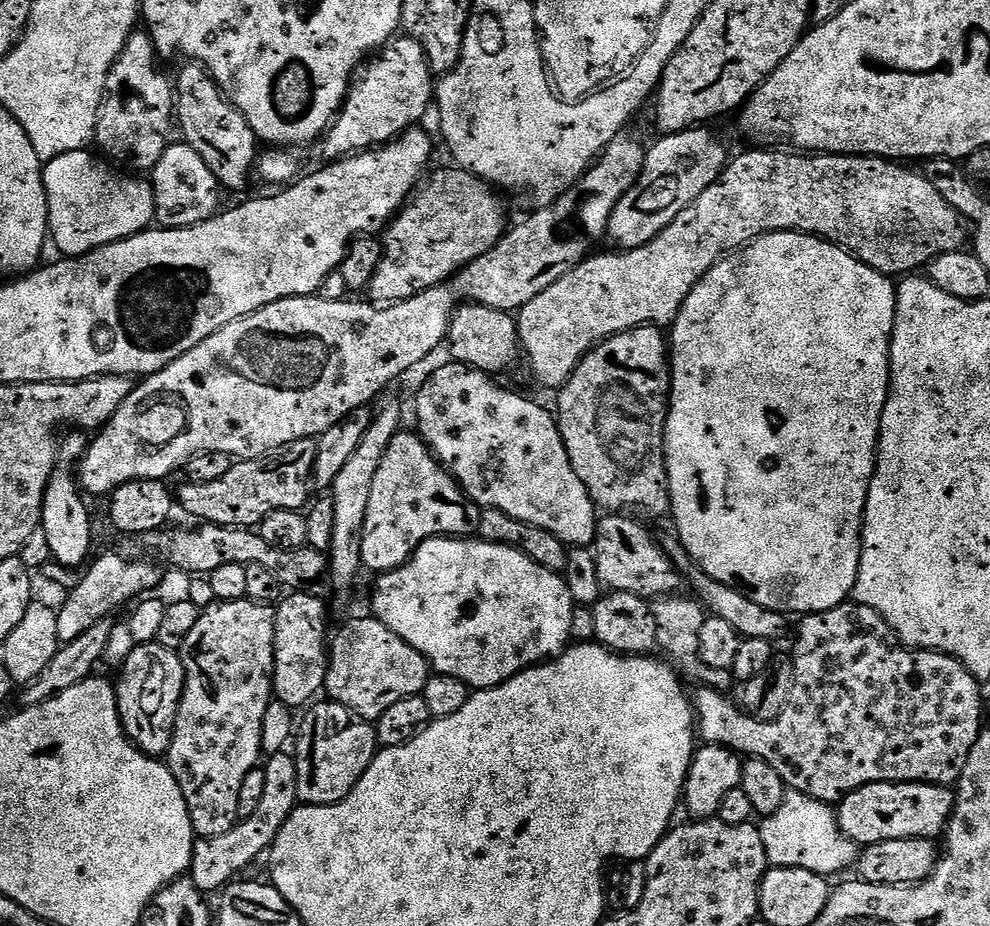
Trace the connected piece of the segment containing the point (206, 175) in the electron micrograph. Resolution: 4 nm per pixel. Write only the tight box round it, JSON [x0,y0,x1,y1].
[150,142,221,228]

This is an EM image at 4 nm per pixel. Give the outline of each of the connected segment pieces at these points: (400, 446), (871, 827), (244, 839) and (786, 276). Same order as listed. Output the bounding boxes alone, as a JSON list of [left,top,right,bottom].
[[360,430,481,574],[835,782,956,846],[190,751,298,894],[664,232,897,614]]

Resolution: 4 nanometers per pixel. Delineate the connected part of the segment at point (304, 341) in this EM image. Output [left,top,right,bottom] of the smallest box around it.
[78,131,646,497]

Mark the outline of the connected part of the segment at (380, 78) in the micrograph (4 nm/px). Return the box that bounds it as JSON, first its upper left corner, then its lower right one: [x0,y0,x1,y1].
[318,38,434,162]

